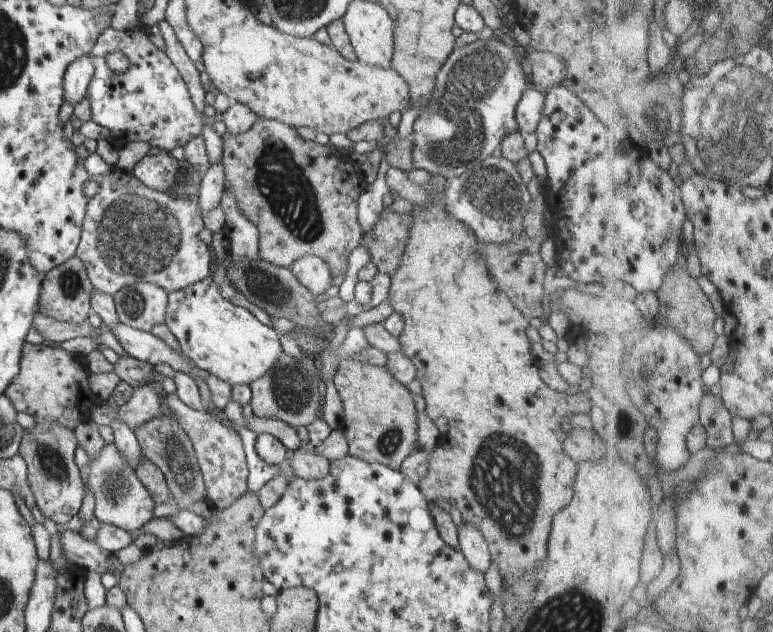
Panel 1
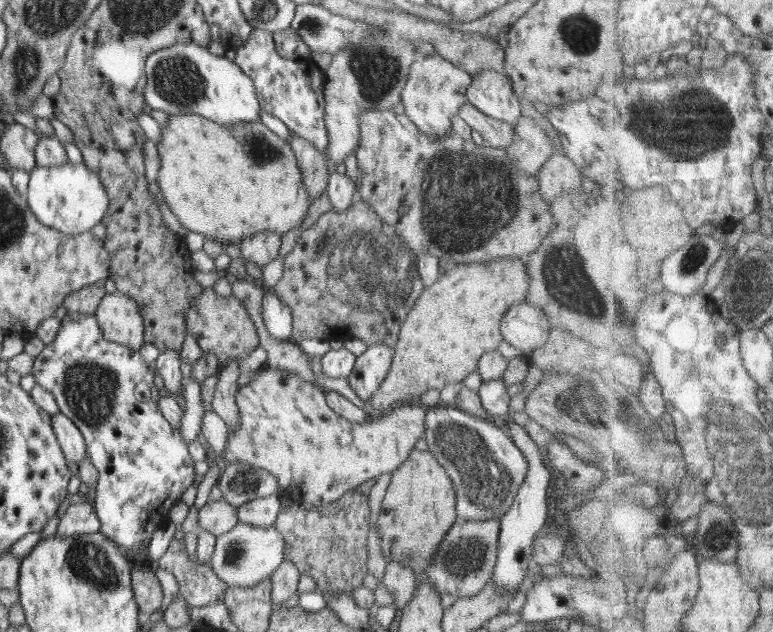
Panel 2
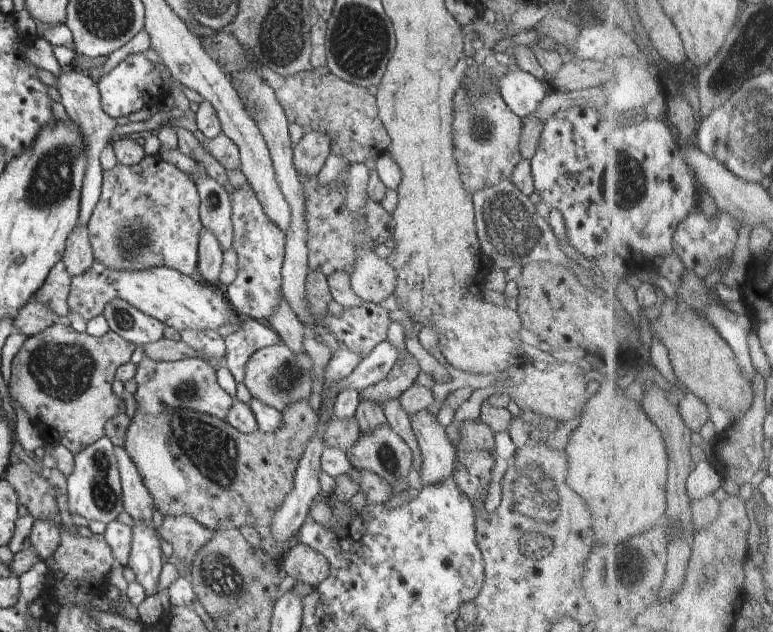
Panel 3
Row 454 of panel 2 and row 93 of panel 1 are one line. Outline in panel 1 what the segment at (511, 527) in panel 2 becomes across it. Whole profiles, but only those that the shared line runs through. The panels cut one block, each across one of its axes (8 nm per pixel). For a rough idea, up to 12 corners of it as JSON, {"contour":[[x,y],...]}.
{"contour":[[529,85],[515,111],[519,131],[536,131],[545,91]]}

